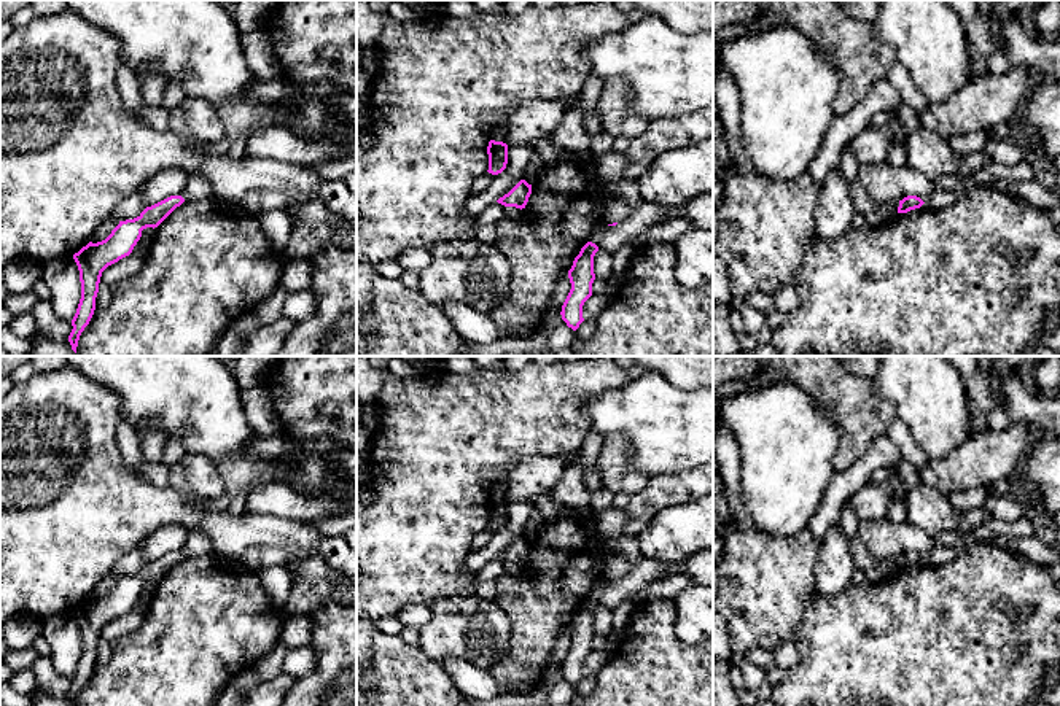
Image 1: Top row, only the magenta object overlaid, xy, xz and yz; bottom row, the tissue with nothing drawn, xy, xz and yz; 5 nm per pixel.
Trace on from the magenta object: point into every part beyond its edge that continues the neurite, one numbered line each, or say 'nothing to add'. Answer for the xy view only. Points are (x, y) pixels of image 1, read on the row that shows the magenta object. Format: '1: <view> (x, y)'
nothing to add

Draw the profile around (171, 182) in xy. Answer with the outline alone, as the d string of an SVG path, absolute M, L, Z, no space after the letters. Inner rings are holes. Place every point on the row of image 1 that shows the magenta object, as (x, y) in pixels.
M167 169L153 175L142 188L142 197L148 207L170 197L180 196L188 173L180 169Z

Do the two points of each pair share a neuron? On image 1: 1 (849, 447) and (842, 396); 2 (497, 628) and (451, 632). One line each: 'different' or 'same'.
1: same
2: same

